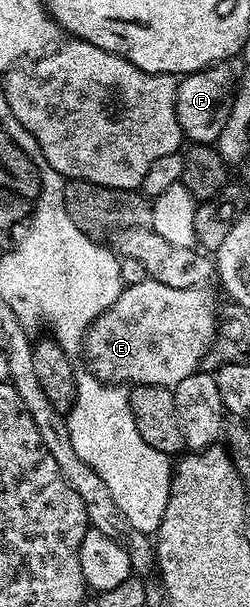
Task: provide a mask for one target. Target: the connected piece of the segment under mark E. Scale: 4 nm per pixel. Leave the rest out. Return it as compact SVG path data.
M141 279L123 288L122 293L93 323L86 328L80 348L86 356L85 368L96 379L109 385L133 387L136 385L159 385L173 389L188 375L199 372L206 352L214 343L220 324L220 305L214 293L206 285L192 287L168 287L168 283Z

